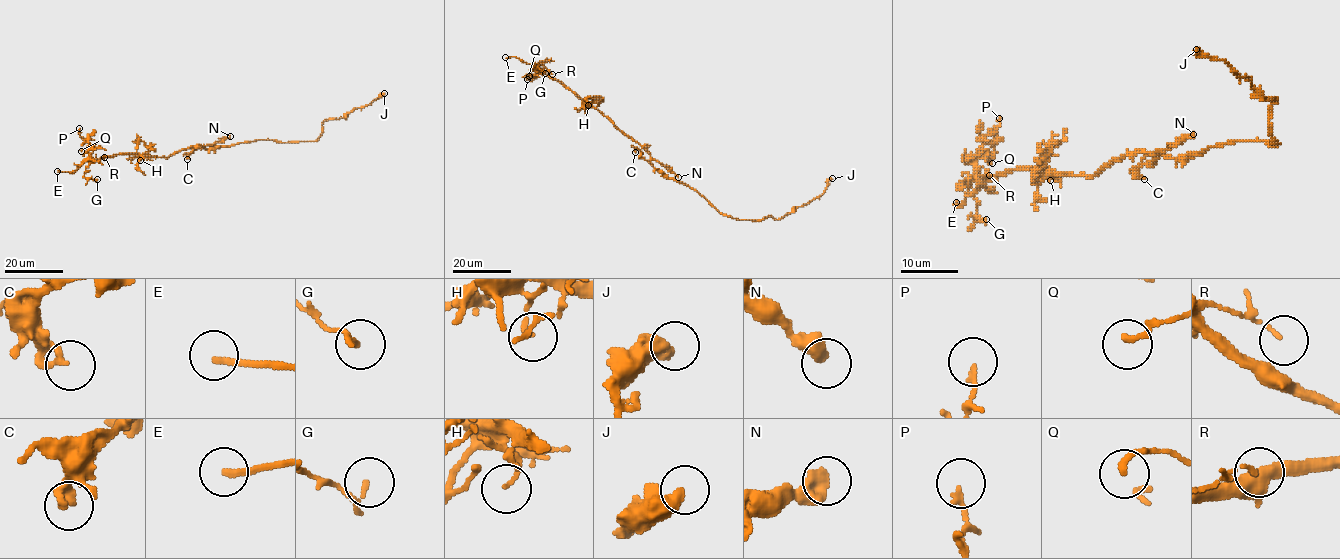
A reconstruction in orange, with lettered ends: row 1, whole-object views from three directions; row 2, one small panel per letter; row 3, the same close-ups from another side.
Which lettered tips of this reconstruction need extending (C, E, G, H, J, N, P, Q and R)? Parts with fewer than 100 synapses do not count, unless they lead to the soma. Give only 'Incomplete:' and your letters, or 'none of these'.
Incomplete: E

